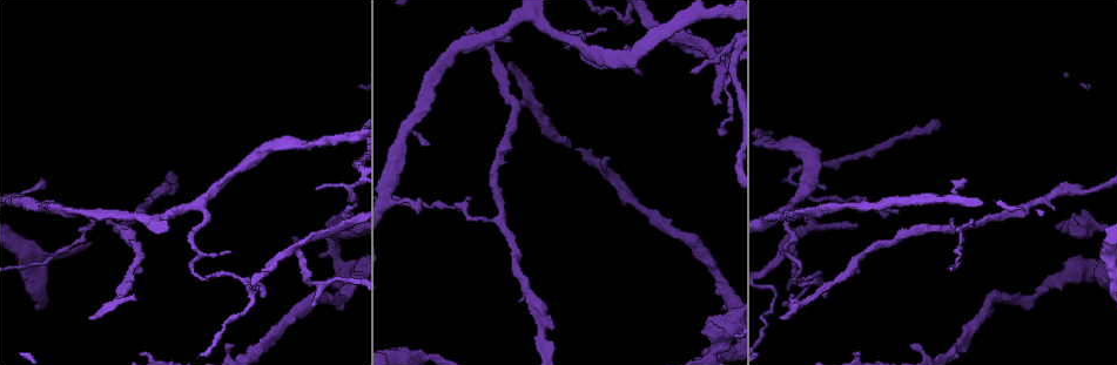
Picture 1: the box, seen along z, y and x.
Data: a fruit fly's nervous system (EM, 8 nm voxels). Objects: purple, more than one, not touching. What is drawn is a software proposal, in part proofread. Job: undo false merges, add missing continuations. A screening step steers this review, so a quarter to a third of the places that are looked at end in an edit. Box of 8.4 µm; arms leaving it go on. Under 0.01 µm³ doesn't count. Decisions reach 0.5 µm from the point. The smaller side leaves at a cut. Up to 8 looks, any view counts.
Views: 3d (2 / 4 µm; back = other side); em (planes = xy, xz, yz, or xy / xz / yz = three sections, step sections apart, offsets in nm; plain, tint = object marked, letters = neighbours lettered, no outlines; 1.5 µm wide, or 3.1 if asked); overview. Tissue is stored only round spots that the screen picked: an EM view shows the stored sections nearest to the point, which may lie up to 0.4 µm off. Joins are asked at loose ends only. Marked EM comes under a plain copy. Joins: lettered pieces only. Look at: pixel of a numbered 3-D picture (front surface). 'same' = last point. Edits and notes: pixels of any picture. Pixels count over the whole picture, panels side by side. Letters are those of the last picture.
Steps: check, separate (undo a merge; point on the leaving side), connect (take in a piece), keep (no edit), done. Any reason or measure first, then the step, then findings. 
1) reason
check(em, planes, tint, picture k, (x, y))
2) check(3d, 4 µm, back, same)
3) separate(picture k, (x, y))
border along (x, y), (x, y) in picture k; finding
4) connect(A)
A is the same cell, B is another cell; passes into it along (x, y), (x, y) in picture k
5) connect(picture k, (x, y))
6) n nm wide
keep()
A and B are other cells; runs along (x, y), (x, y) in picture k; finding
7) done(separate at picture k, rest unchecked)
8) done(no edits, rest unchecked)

tapers out
check(3d, 2 µm, back, picture 1, (783, 306))

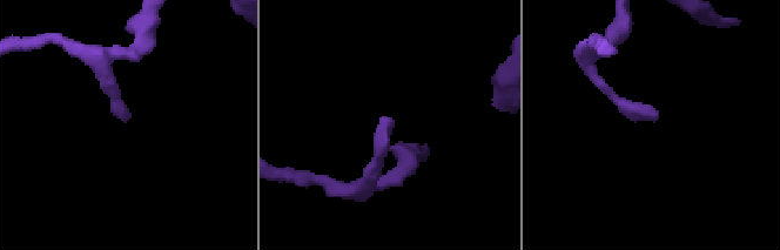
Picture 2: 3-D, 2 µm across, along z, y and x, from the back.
check(em, planes, letters, picture 2, (390, 123))

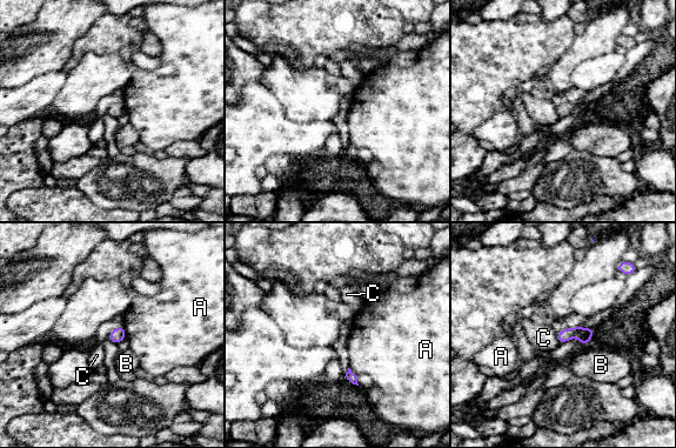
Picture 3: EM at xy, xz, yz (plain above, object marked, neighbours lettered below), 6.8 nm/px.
100 nm wide
keep()
A, B and C are other cells; border along (555, 334), (559, 343) in picture 3; no lettered piece goes on from it

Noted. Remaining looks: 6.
an open end
check(3d, 4 µm, picture 1, (854, 225))

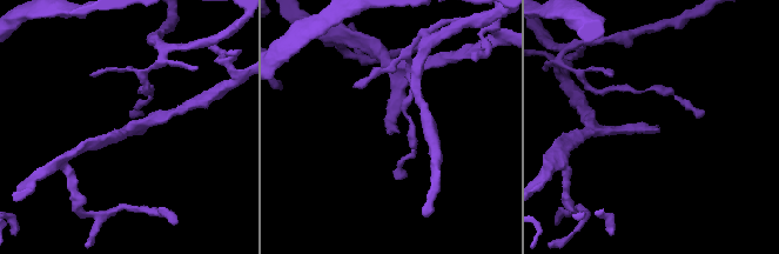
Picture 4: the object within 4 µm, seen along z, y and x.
shape alone is not enough
check(em, planes, letters, picture 4, (659, 132))

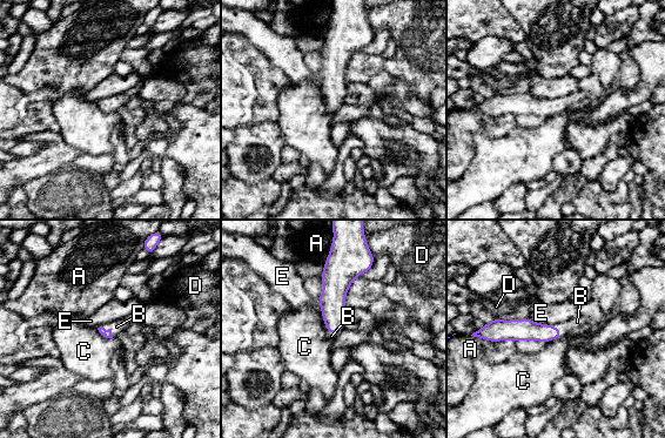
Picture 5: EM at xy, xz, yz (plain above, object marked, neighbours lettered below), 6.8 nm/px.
connect(B)
B is the same cell, A, C, D and E are other cells; passes into it along (333, 298), (335, 332), (331, 336) in picture 5; it goes on there

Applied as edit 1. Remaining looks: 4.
check(overview)

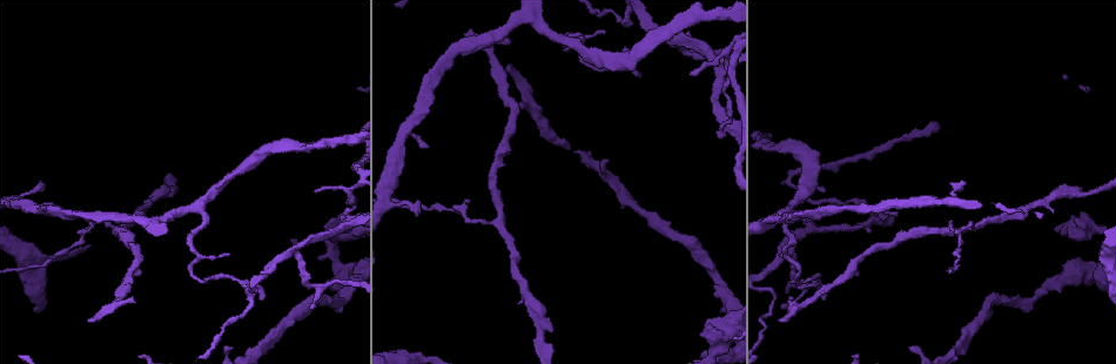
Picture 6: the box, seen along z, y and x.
two arms in line, one across
check(em, planes, tint, picture 6, (573, 42))

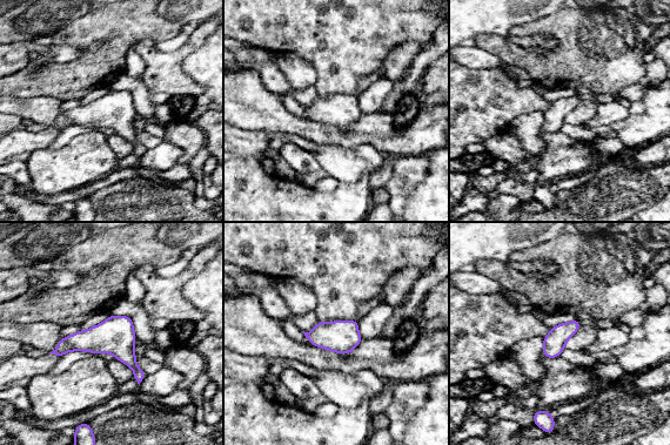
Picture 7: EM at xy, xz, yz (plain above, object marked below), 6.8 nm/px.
what lies round it
check(em, planes, letters, same)

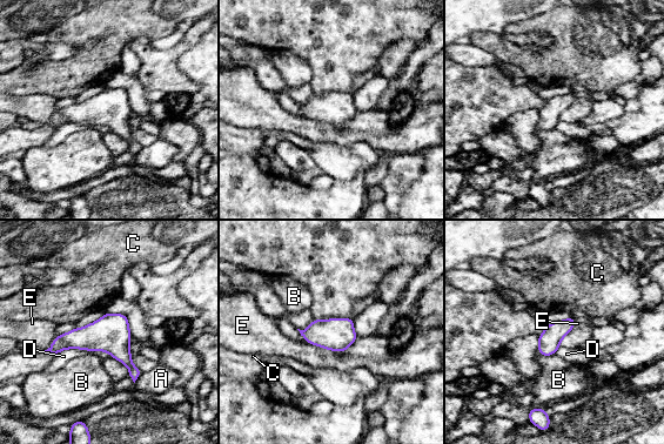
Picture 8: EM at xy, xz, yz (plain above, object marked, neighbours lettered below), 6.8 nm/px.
keep()
A, B, C, D and E are other cells; border along (359, 337), (340, 351), (306, 342) in picture 8; one cell here

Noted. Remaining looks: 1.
done(connect at picture 5, rest unchecked)

